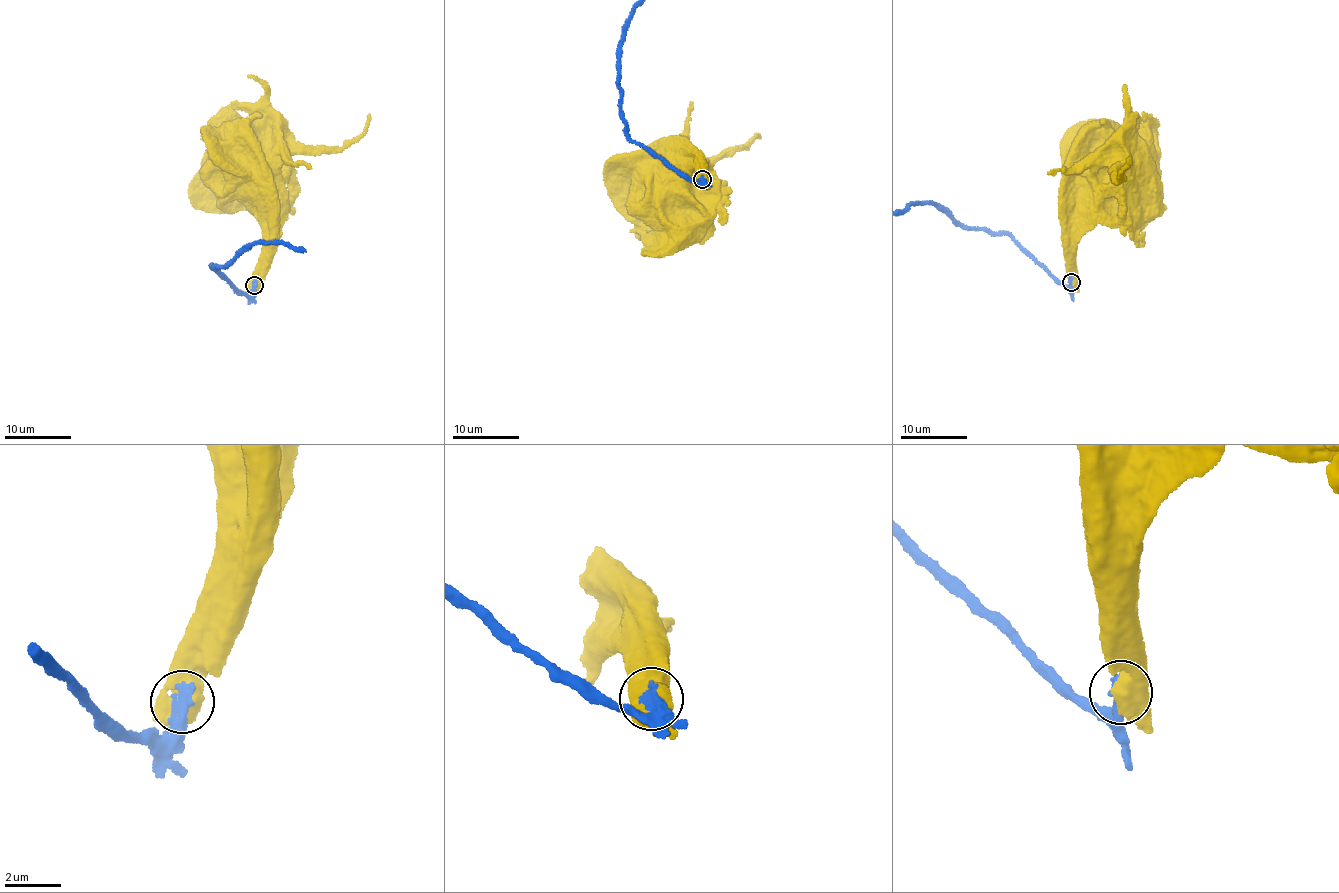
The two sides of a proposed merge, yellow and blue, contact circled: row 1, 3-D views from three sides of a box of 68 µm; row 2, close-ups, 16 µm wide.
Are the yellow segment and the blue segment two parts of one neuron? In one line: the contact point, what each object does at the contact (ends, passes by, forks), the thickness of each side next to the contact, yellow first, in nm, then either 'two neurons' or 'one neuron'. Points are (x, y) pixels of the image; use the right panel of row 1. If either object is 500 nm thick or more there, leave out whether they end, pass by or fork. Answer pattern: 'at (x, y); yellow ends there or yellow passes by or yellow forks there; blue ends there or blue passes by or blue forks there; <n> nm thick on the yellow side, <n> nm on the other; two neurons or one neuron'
at (1071, 282); 800 nm thick on the yellow side, 320 nm on the other; two neurons

